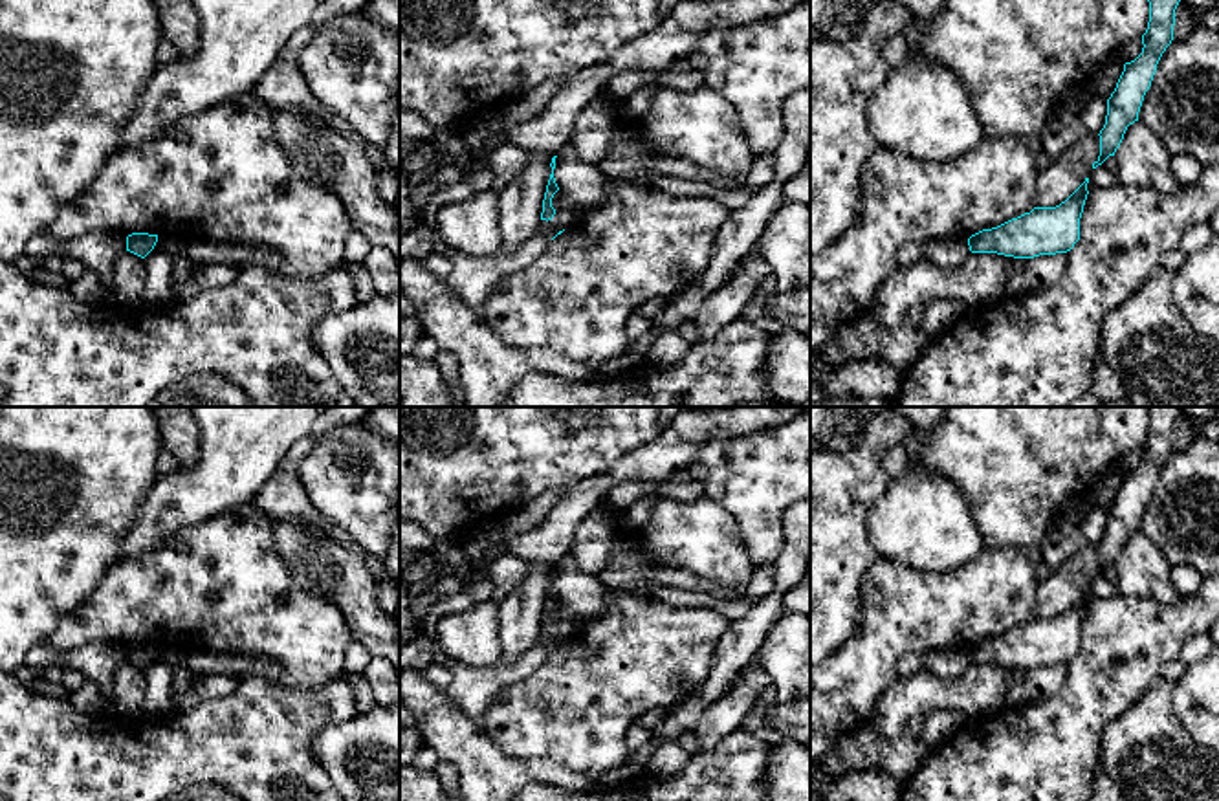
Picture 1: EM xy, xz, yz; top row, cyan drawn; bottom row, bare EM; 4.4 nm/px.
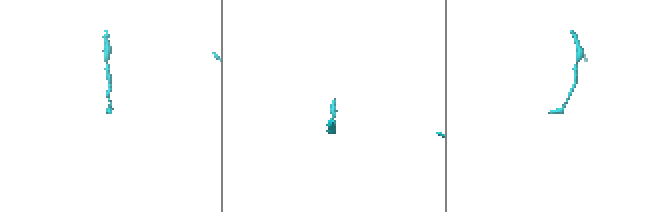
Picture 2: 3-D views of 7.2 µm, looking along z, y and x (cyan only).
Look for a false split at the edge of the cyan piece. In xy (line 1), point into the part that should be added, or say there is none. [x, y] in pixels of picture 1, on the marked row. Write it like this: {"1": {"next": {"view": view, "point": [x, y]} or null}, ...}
{"1": {"next": null}}

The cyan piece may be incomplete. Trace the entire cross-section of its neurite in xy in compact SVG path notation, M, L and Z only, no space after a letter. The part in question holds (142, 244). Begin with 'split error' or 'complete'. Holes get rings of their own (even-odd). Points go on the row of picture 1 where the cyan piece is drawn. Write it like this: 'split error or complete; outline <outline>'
complete; outline M132 233L126 236L126 251L145 258L156 246L158 235Z

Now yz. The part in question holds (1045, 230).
complete; outline M1089 178L1060 205L1034 207L997 227L968 238L972 253L997 253L1014 258L1067 253L1080 240L1080 218Z

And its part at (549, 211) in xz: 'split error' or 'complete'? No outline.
complete

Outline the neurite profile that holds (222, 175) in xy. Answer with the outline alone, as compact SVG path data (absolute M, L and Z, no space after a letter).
M247 93L178 121L174 128L150 143L117 148L95 180L75 200L68 202L42 233L66 242L86 233L128 236L161 231L185 238L268 246L280 253L277 275L315 279L343 266L345 240L352 224L341 200L330 189L295 176L273 126L273 110Z

